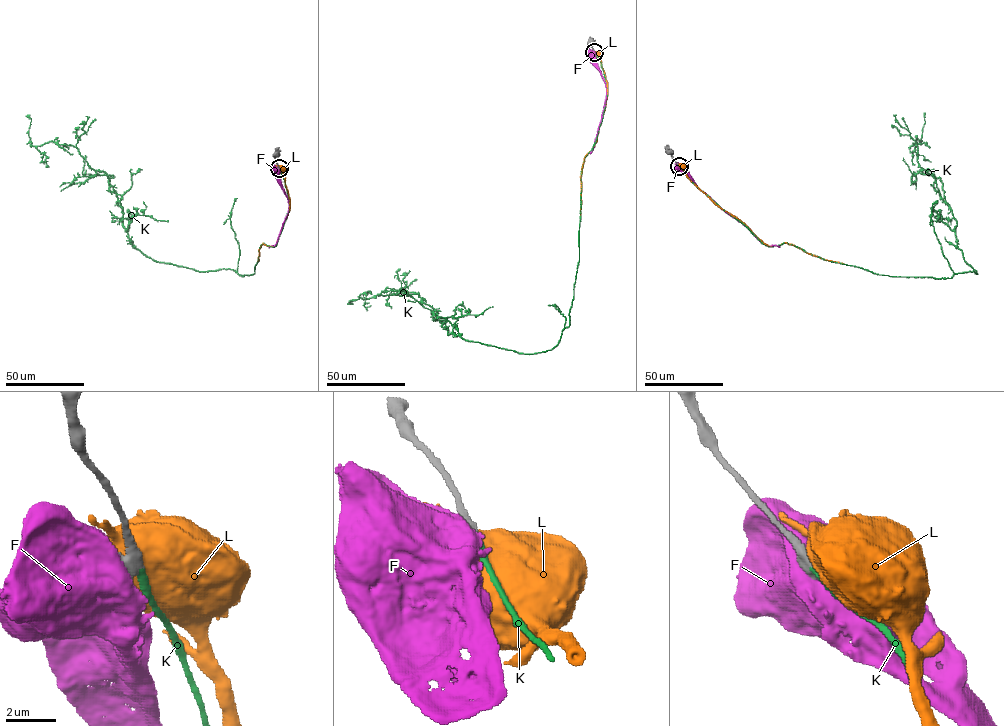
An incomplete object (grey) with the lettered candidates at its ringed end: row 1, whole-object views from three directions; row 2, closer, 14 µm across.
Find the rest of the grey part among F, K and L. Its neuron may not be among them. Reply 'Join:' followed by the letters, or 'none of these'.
Join: K

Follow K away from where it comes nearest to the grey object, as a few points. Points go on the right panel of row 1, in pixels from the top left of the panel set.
K: (679, 166), (766, 245), (787, 242), (885, 275), (976, 273), (957, 247), (940, 178), (918, 163), (925, 113)

